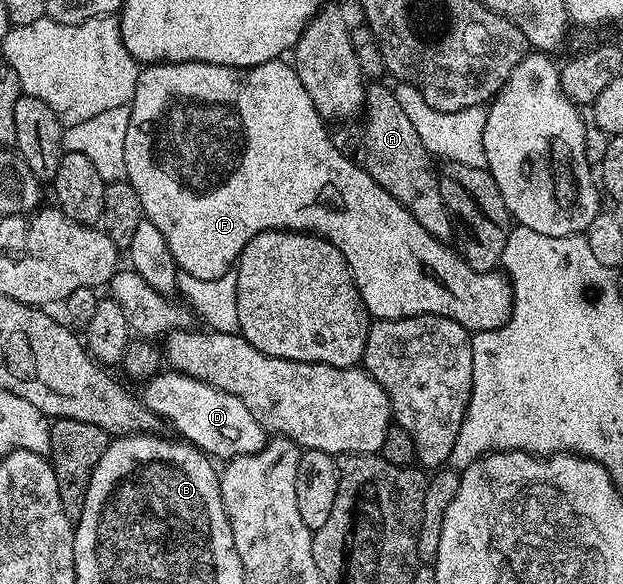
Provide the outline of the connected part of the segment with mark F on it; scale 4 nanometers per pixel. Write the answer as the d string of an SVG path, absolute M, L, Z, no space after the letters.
M281 58L261 63L255 67L225 67L211 63L156 63L143 66L136 81L135 95L128 104L130 120L128 121L128 137L124 137L124 165L126 179L136 189L136 197L140 197L142 214L145 222L156 225L160 233L164 233L164 241L168 241L168 249L172 249L172 257L178 262L178 270L183 276L191 275L204 281L219 279L231 274L237 264L240 253L252 237L265 231L296 231L318 235L328 240L344 257L348 269L354 274L354 283L362 293L366 312L374 319L407 319L413 315L439 315L448 317L459 323L465 331L491 331L503 327L510 320L514 308L514 290L505 274L493 271L477 271L466 264L465 259L453 246L443 240L433 239L396 201L396 197L388 194L370 174L359 167L351 156L345 155L340 147L334 146L331 132L326 132L327 124L316 113L316 105L312 105L312 97L308 97L308 89L300 85L300 77L294 72L293 66Z

